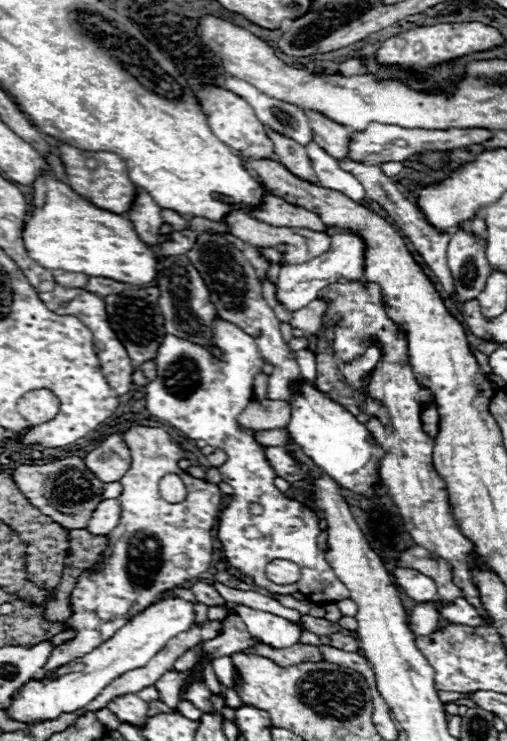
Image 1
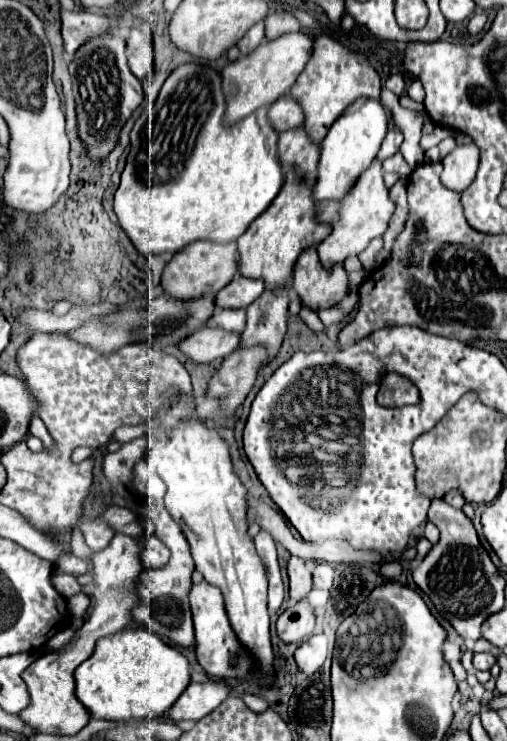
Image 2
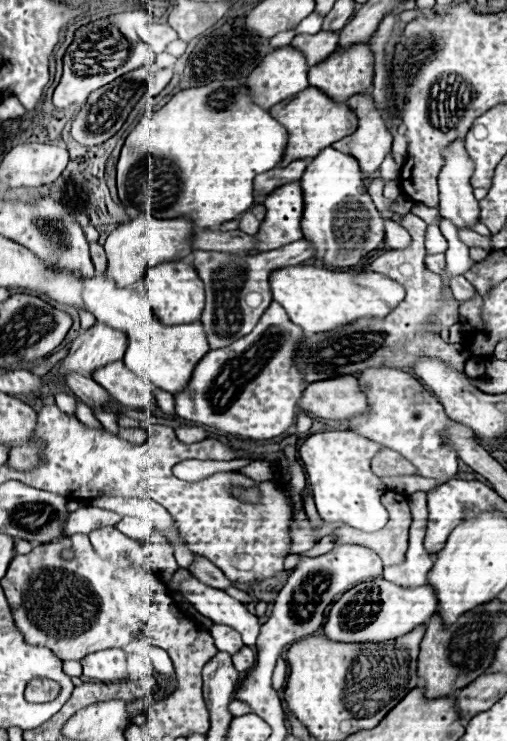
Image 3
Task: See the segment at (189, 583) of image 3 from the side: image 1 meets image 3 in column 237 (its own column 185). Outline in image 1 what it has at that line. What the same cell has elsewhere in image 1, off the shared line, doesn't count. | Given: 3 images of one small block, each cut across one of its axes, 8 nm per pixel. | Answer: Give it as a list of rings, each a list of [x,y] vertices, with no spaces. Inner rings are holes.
[[[182,598],[160,600],[140,612],[140,616],[132,618],[124,628],[120,628],[120,632],[116,632],[116,636],[106,640],[88,656],[72,660],[70,664],[50,672],[42,680],[30,680],[28,684],[24,684],[18,696],[14,696],[12,702],[4,706],[4,710],[20,722],[58,718],[60,712],[80,710],[90,704],[116,676],[122,676],[124,672],[134,668],[142,668],[154,654],[160,652],[160,648],[166,646],[170,638],[174,638],[178,632],[192,628],[194,618],[194,602]]]

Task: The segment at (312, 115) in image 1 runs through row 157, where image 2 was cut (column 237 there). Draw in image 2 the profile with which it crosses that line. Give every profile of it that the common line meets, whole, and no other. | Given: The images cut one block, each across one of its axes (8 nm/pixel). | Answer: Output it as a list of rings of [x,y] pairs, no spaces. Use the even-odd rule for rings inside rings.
[[[202,328],[200,332],[194,332],[184,342],[180,342],[180,350],[194,362],[212,362],[234,352],[238,344],[238,332],[224,332],[224,328]]]

